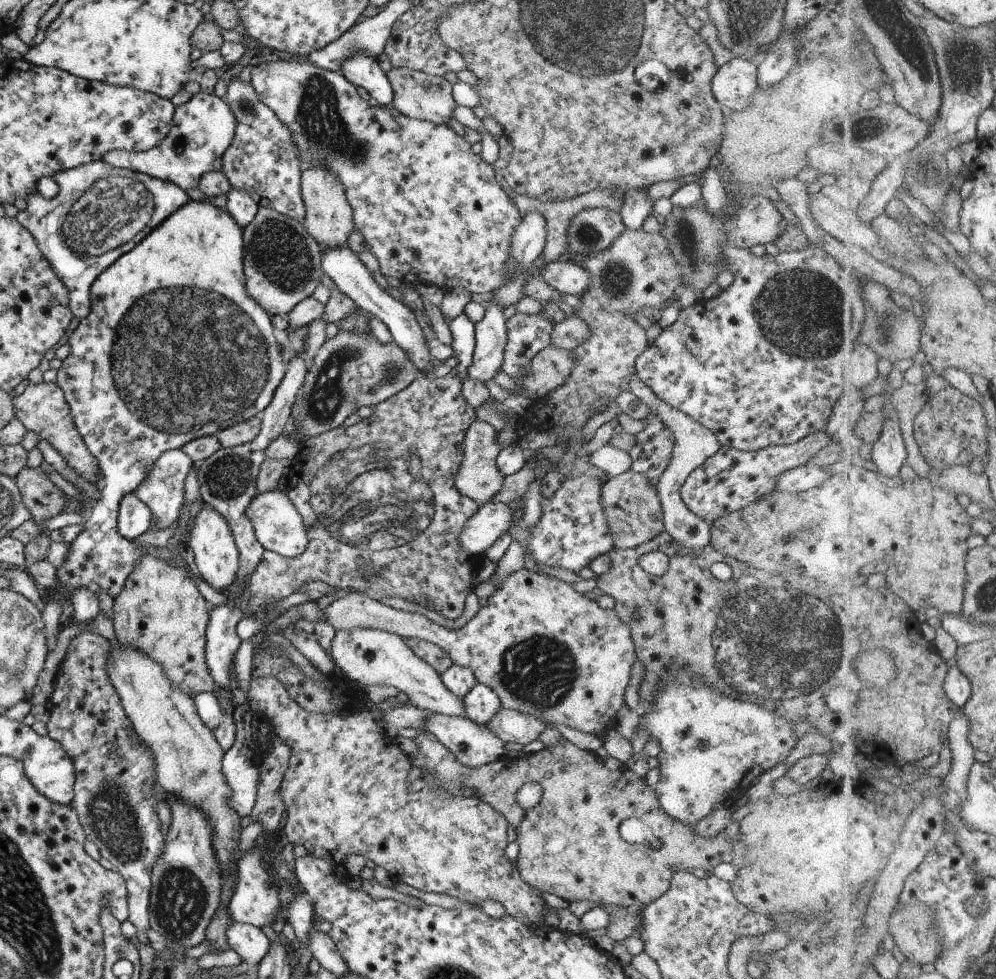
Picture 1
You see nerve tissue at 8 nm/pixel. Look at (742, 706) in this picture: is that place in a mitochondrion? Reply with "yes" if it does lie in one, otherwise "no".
yes

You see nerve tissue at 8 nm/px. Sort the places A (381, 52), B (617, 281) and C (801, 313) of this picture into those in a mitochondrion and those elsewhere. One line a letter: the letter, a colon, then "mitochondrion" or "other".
A: other
B: mitochondrion
C: mitochondrion

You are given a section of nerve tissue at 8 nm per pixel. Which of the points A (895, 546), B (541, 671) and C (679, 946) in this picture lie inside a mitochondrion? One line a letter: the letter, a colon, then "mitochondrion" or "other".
A: other
B: mitochondrion
C: mitochondrion

